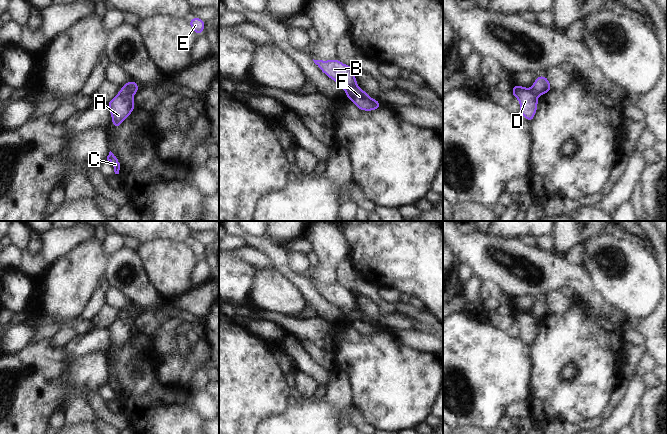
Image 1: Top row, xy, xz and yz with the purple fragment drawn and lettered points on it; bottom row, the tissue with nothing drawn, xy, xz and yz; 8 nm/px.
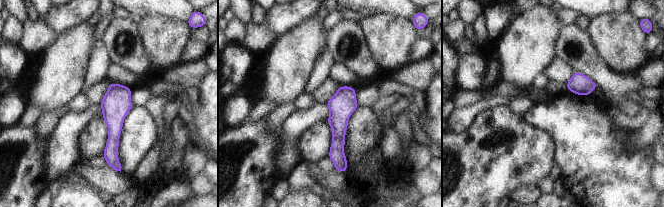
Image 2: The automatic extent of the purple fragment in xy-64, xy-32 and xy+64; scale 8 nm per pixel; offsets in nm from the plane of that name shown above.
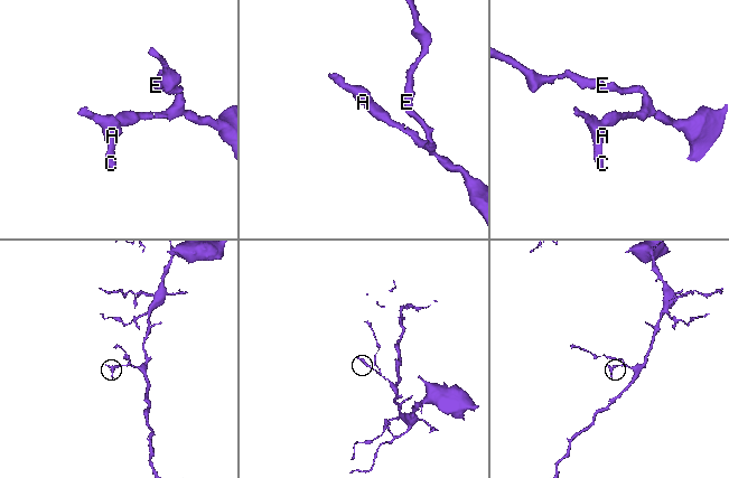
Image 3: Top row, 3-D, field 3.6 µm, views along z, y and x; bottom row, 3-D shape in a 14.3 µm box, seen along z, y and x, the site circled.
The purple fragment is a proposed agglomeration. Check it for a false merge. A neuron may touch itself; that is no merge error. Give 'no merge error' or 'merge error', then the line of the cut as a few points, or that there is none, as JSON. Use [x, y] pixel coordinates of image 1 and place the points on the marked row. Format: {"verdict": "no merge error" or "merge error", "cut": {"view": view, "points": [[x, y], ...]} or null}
{"verdict": "merge error", "cut": {"view": "xy", "points": [[121, 88], [132, 97]]}}

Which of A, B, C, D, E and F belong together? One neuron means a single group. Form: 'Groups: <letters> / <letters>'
Groups: A B C D / E F.

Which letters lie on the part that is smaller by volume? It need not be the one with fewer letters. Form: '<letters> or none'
A, B, C, D

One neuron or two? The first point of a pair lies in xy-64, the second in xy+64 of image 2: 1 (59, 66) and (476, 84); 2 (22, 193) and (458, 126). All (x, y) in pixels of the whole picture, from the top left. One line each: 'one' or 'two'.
1: two
2: two

